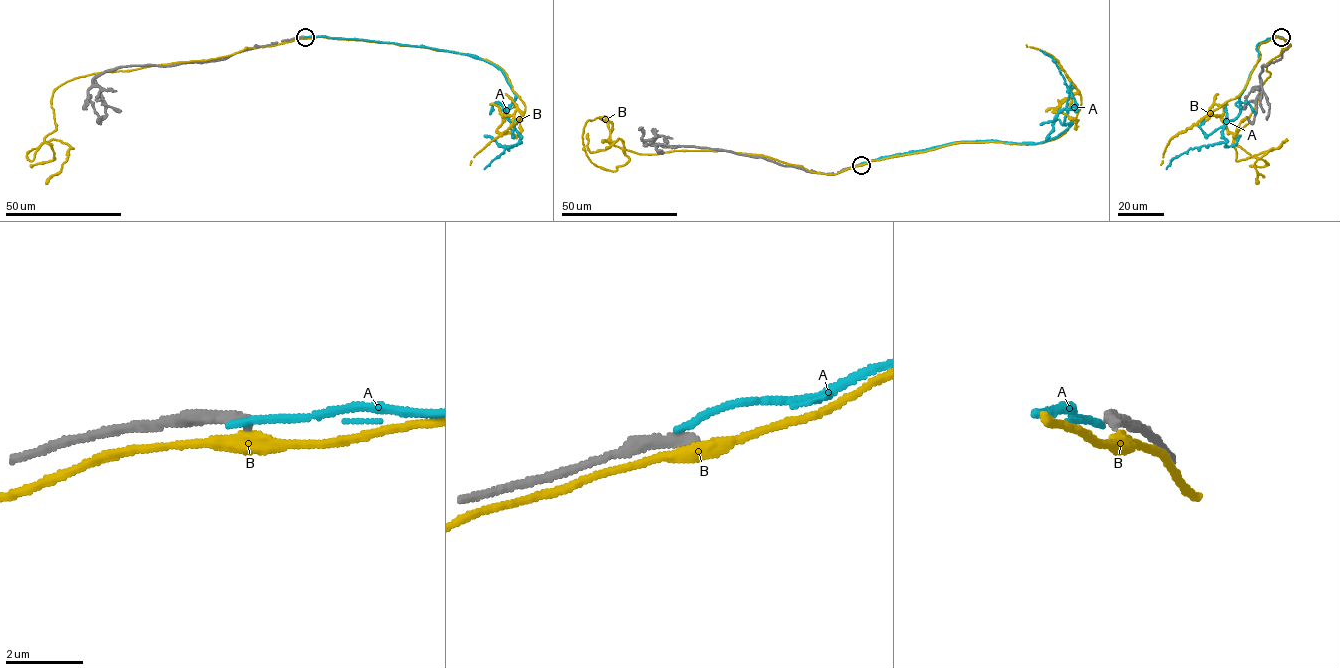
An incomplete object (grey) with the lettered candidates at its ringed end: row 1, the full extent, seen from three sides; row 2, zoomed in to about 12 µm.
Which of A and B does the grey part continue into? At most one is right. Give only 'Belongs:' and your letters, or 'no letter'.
Belongs: no letter

